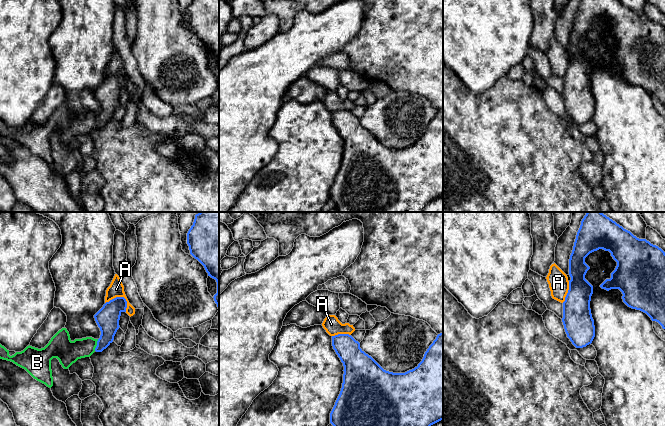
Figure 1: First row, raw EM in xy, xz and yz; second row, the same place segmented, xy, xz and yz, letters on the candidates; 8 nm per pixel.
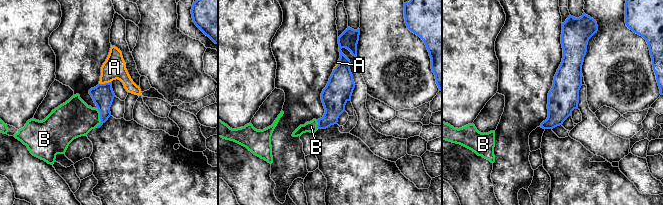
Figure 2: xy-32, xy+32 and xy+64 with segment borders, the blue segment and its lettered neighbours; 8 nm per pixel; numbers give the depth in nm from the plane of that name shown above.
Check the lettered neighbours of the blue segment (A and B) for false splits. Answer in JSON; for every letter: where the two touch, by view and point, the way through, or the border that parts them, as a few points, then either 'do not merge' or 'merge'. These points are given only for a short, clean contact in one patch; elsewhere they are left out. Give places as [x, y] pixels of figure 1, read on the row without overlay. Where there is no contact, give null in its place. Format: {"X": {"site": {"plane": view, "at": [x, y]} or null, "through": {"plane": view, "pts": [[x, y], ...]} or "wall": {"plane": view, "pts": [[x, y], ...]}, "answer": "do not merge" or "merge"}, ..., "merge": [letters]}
{"A": {"site": {"plane": "xy", "at": [121, 73]}, "wall": {"plane": "xy", "pts": [[105, 79], [116, 73], [123, 73], [126, 77], [126, 87]]}, "answer": "do not merge"}, "B": {"site": {"plane": "xy", "at": [97, 121]}, "through": {"plane": "xy", "pts": [[107, 94], [107, 111], [97, 121], [88, 121], [67, 128]]}, "answer": "merge"}, "merge": ["B"]}

